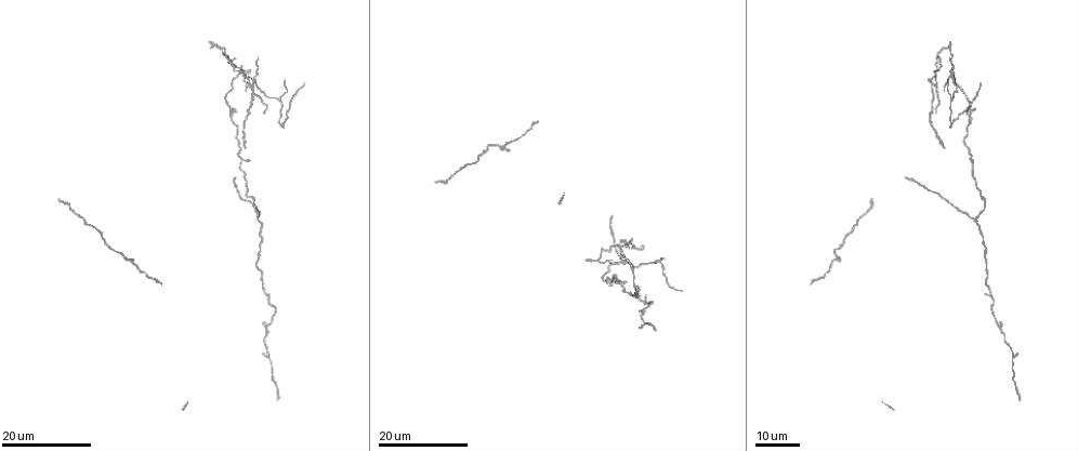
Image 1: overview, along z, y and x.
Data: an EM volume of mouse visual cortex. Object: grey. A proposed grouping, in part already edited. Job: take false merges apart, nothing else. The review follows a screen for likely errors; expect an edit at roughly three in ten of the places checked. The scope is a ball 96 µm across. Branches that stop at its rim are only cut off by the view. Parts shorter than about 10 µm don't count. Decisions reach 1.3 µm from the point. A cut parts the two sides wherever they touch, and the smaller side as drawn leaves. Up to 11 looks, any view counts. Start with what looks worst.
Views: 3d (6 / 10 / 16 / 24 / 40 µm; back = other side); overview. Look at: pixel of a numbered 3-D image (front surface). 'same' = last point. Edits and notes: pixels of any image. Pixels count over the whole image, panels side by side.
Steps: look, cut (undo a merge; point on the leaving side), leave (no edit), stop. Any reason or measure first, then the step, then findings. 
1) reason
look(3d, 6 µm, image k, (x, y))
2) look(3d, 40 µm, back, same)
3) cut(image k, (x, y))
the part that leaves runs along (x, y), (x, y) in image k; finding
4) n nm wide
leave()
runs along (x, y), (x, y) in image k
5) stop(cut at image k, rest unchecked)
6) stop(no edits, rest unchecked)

look(3d, 16 µm, image 1, (834, 261))

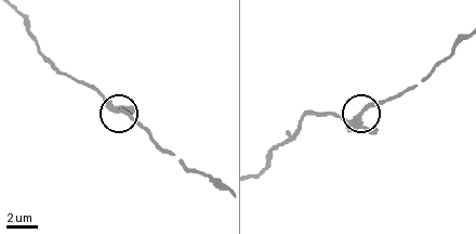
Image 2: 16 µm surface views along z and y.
closer look
look(3d, 6 µm, image 2, (358, 116))

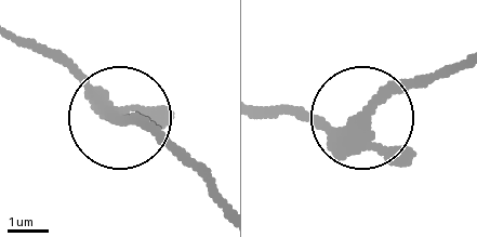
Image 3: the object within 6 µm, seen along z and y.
310 nm wide
leave()
one neuron here

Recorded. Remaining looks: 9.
branch point
look(3d, 24 µm, image 1, (241, 68))

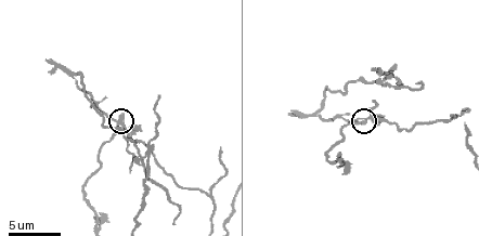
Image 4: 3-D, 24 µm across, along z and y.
closer look
look(3d, 10 µm, image 4, (123, 121))

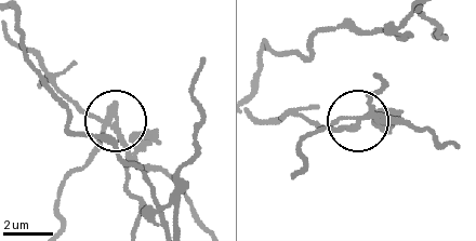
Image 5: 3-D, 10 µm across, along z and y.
look(3d, 10 µm, back, image 5, (111, 120))

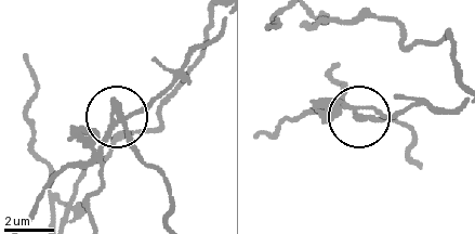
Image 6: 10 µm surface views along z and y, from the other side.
220 nm wide
cut(image 6, (86, 131))
the part that leaves runs along (115, 107), (131, 115), (149, 105), (218, 30) in image 6; two neurons meet here

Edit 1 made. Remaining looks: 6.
redraw
look(overview)

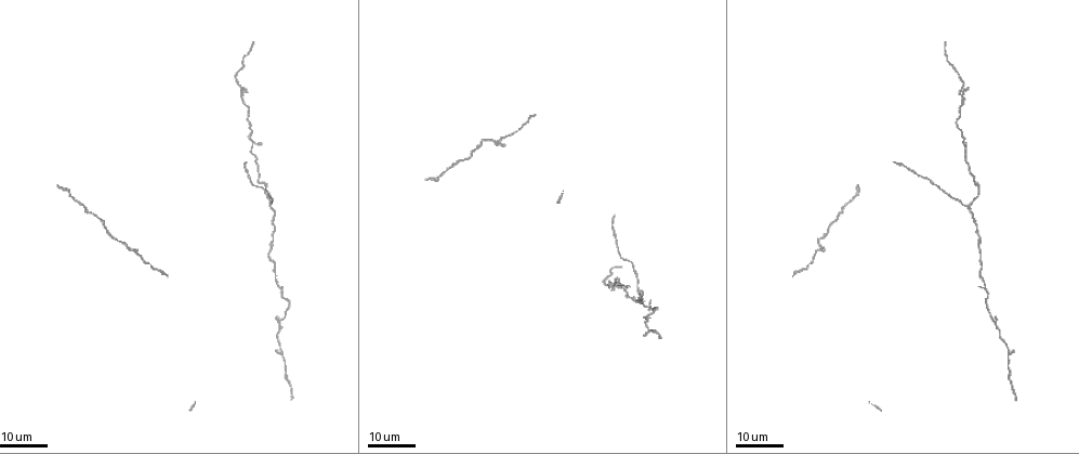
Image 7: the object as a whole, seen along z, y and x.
three-way junction
look(3d, 24 µm, image 7, (253, 140))

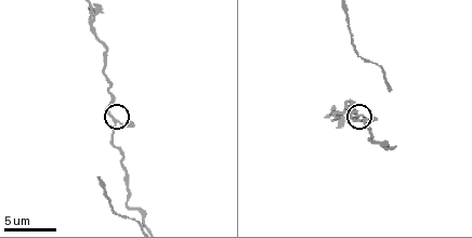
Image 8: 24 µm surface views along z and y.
look(3d, 10 µm, image 8, (116, 120))

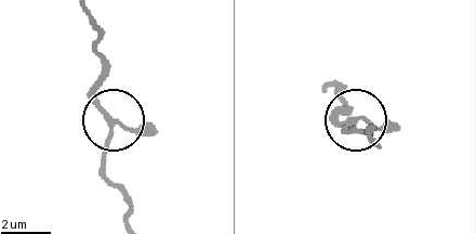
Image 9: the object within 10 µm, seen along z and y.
leave()
runs along (128, 223), (103, 167), (103, 57) in image 9; one neuron here

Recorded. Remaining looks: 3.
thick turns thin
look(3d, 6 µm, image 8, (334, 108))

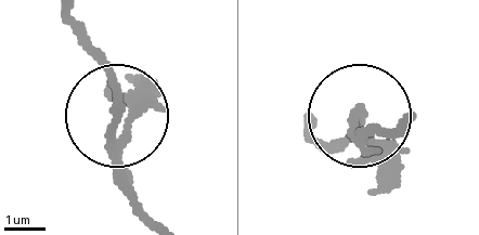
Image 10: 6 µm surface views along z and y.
200 nm wide
leave()
runs along (149, 217), (86, 34) in image 10; one neuron here

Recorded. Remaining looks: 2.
stop(cut at image 6, rest unchecked)

